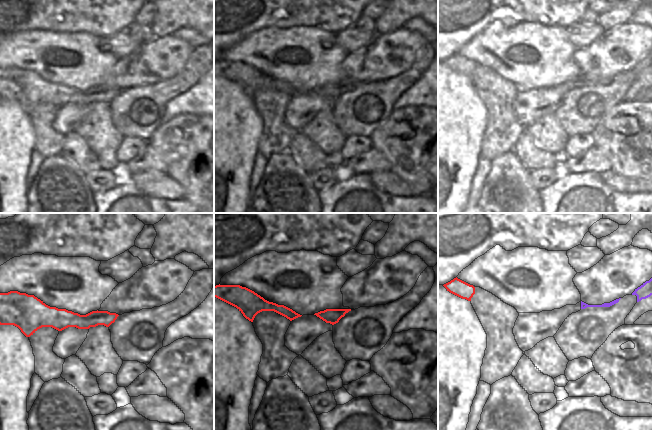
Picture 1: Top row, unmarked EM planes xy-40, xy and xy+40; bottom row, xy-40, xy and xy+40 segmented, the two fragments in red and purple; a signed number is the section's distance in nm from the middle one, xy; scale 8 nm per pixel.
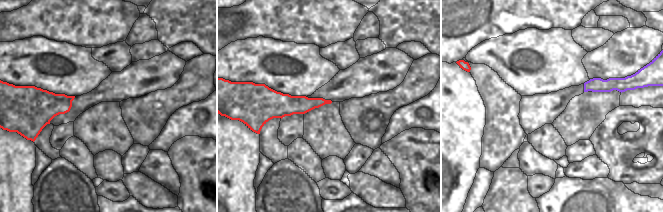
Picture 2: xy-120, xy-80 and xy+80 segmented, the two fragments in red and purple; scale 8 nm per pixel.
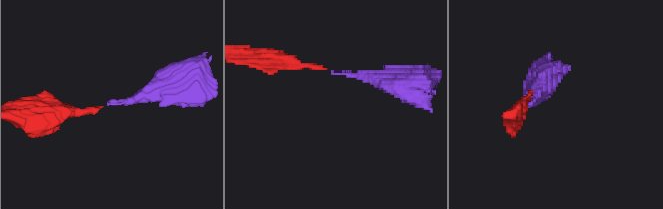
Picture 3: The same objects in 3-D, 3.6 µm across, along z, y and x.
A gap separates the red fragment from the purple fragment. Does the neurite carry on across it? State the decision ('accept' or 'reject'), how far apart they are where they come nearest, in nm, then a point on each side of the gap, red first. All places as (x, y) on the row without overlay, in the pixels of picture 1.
accept; 850 nm apart; from red across xy+40 (474, 69), (581, 77)

